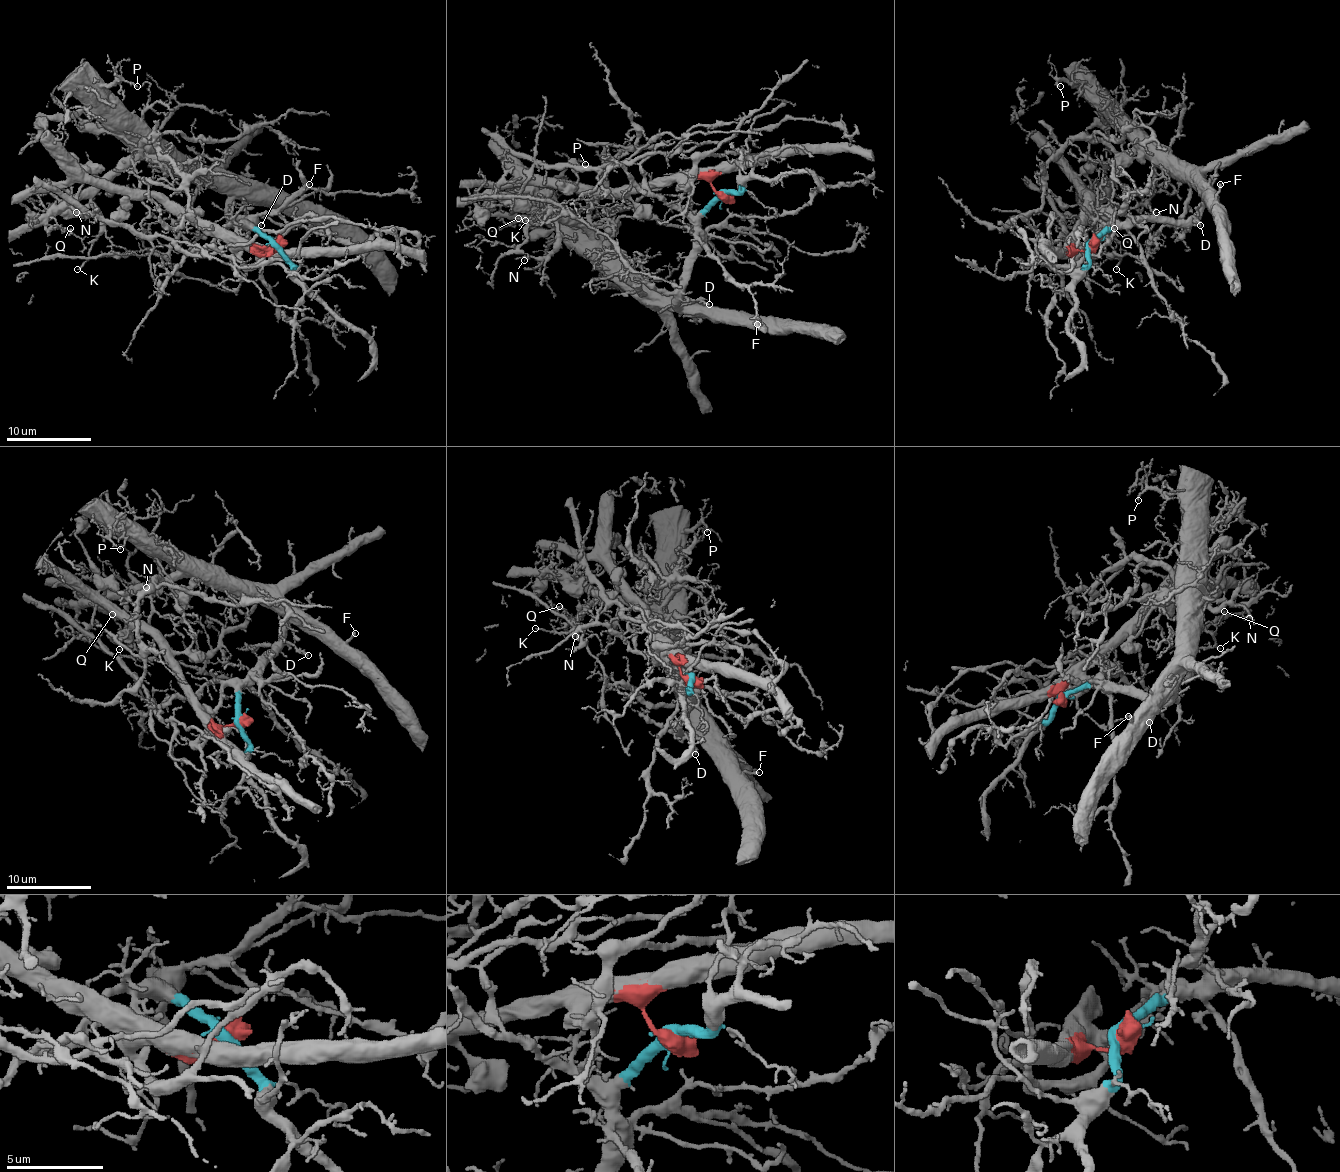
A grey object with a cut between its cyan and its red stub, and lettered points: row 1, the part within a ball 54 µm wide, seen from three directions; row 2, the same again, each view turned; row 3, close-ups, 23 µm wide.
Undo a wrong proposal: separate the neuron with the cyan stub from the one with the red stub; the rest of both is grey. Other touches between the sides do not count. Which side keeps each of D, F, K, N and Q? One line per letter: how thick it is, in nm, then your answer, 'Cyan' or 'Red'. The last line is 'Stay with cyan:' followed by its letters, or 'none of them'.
D: Thickness 140 nm. Cyan
F: Thickness 240 nm. Cyan
K: Thickness 150 nm. Cyan
N: Thickness 130 nm. Cyan
Q: Thickness 130 nm. Cyan
Stay with cyan: D, F, K, N, Q

